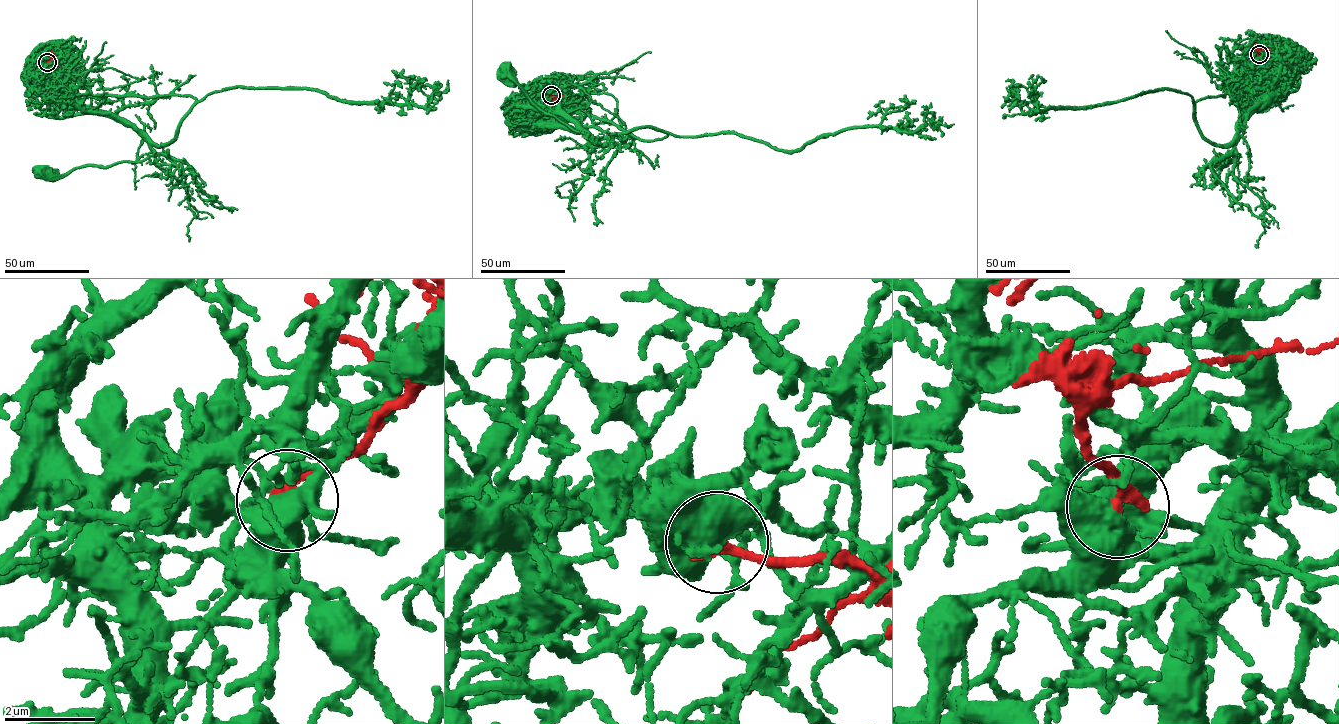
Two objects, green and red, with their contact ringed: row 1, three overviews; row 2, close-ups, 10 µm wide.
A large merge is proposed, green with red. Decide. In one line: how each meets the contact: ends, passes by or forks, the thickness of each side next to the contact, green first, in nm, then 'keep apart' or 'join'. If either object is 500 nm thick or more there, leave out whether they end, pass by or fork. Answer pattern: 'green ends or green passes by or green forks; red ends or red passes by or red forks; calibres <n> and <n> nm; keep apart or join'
calibres 600 and 280 nm; keep apart

